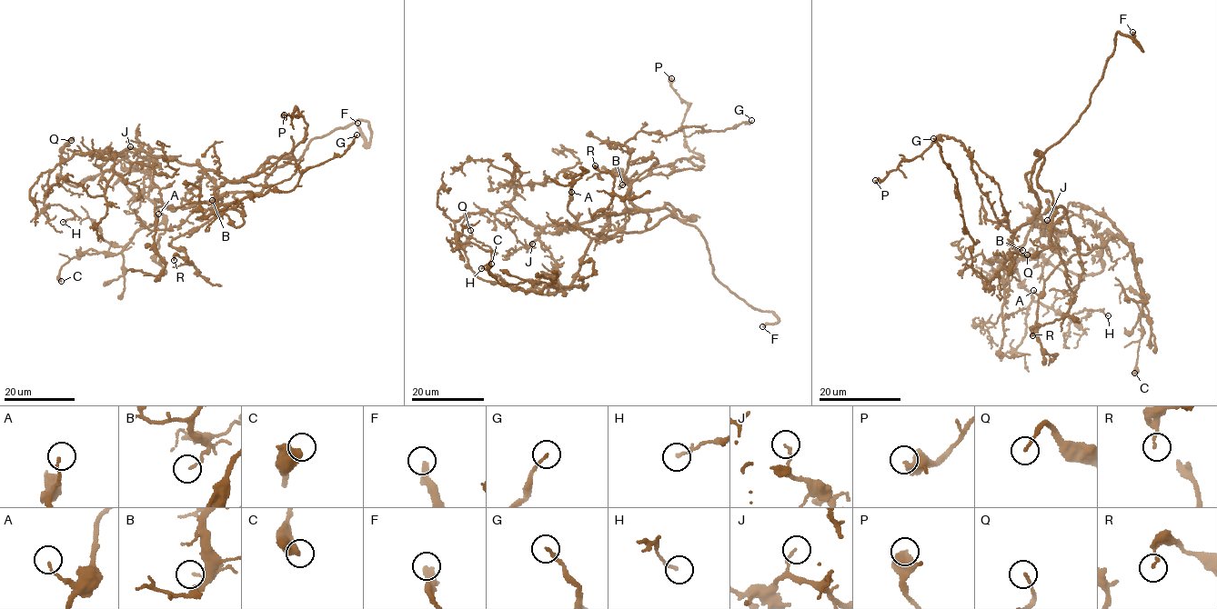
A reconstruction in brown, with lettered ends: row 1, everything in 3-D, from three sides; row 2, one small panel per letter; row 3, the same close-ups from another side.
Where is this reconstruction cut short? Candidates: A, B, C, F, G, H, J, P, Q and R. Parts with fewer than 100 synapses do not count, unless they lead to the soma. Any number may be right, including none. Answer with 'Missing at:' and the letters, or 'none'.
Missing at: F

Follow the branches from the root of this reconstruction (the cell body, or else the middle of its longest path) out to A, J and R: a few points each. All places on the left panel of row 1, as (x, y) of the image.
A: (203, 174), (197, 187), (186, 193), (181, 206), (158, 205), (155, 207), (157, 220), (158, 214)
J: (203, 174), (198, 165), (150, 155), (140, 149), (132, 152), (128, 149), (130, 146)
R: (203, 174), (186, 193), (188, 201), (231, 193), (236, 201), (171, 242), (192, 264), (176, 254), (174, 260)

